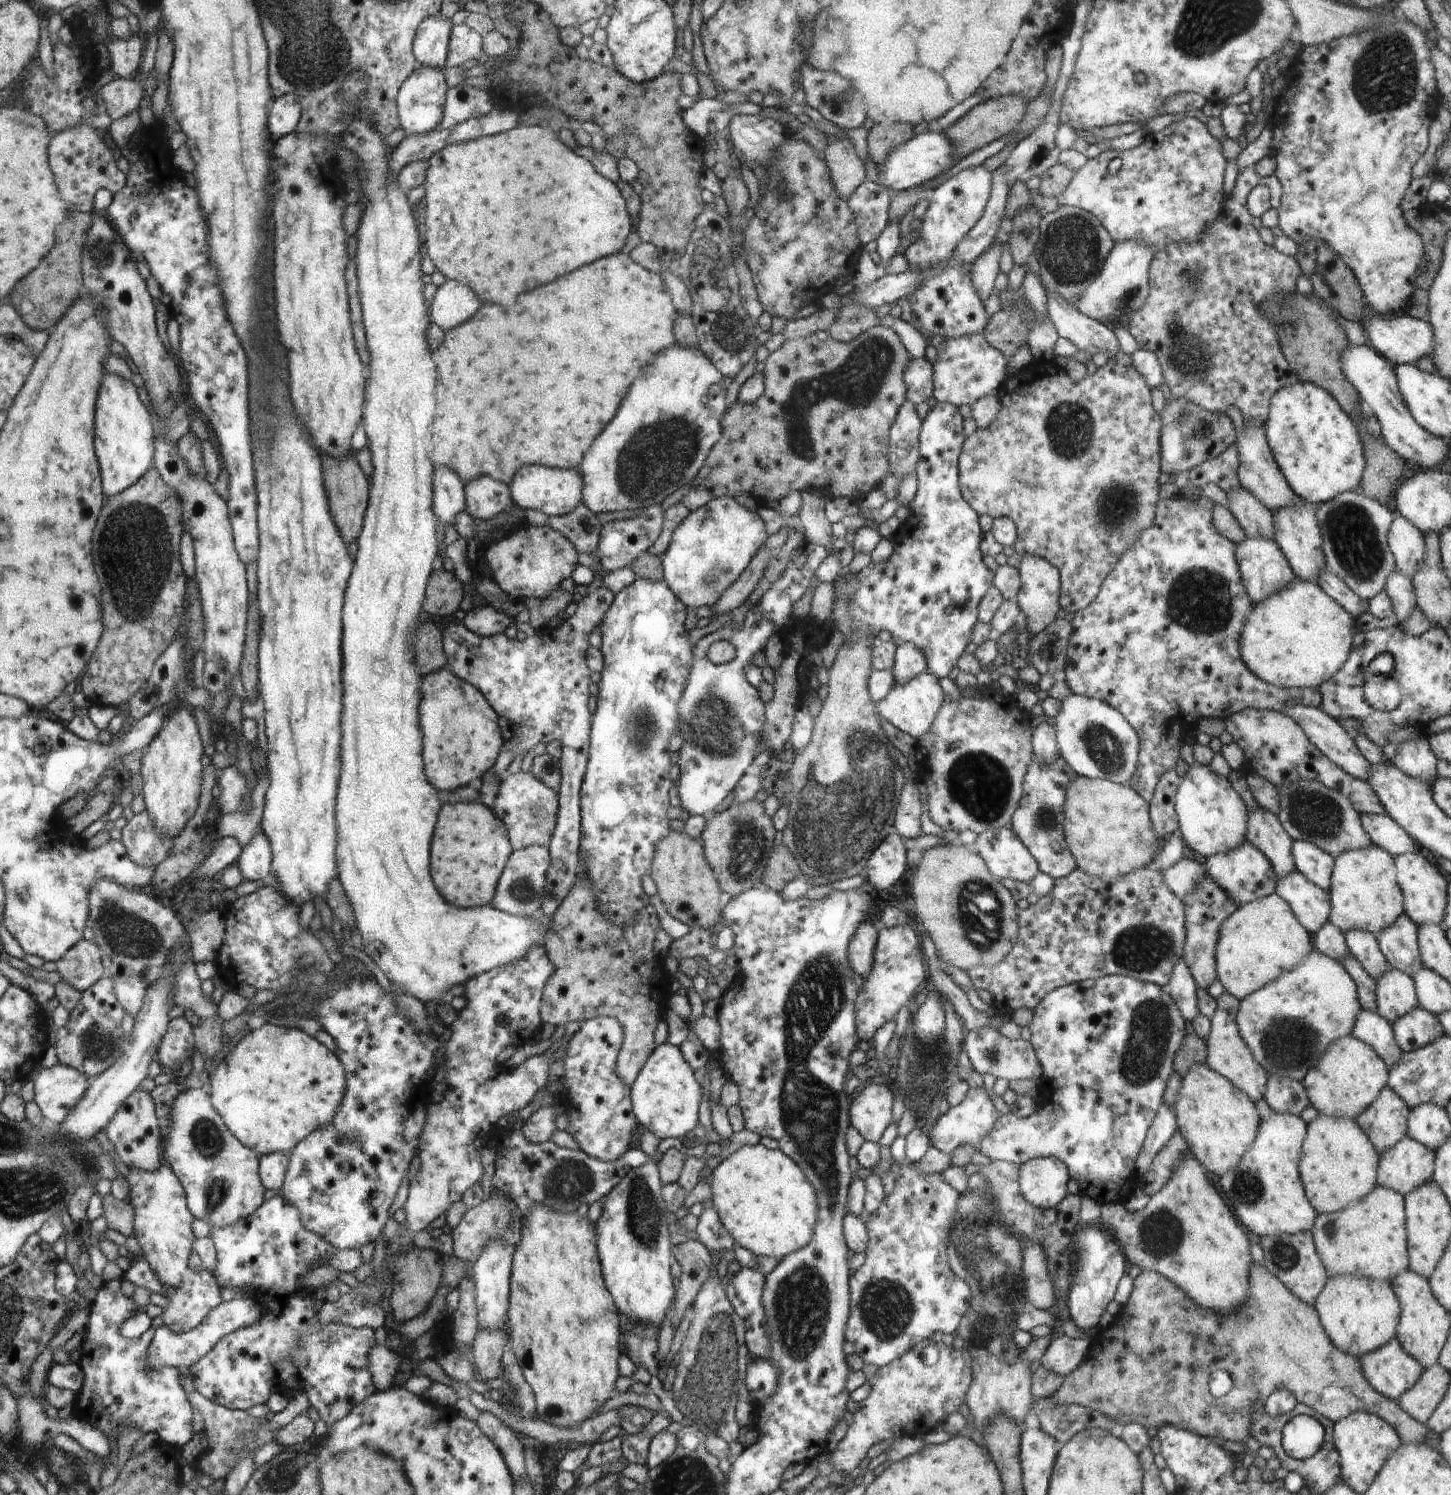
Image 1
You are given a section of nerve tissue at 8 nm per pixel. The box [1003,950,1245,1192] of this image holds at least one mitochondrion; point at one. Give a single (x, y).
(1150, 1034)

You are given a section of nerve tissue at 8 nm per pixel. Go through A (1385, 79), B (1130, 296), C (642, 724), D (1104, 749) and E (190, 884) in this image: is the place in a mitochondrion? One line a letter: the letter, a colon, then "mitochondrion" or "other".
A: mitochondrion
B: mitochondrion
C: mitochondrion
D: mitochondrion
E: other

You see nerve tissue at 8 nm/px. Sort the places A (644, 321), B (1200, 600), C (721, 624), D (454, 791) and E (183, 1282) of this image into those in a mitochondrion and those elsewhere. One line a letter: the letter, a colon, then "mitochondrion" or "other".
A: other
B: mitochondrion
C: other
D: other
E: other

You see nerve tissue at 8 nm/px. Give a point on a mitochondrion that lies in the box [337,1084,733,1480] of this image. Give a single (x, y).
(645, 1212)

